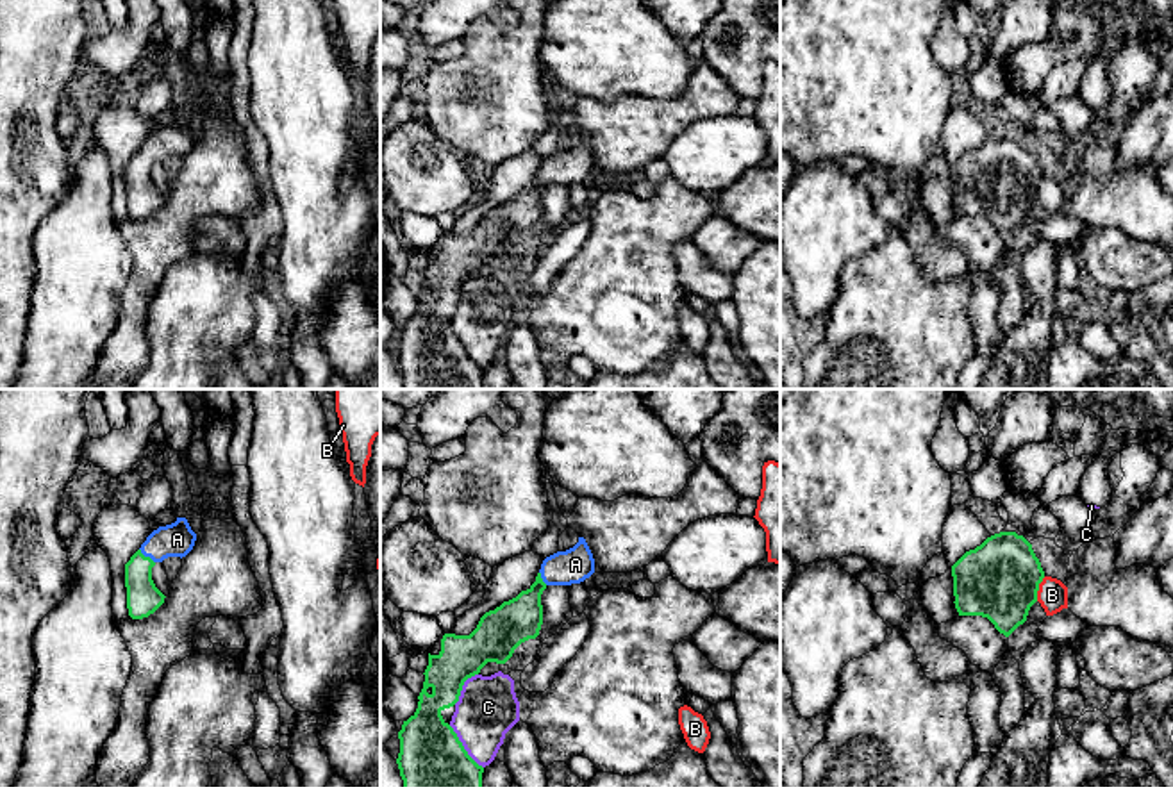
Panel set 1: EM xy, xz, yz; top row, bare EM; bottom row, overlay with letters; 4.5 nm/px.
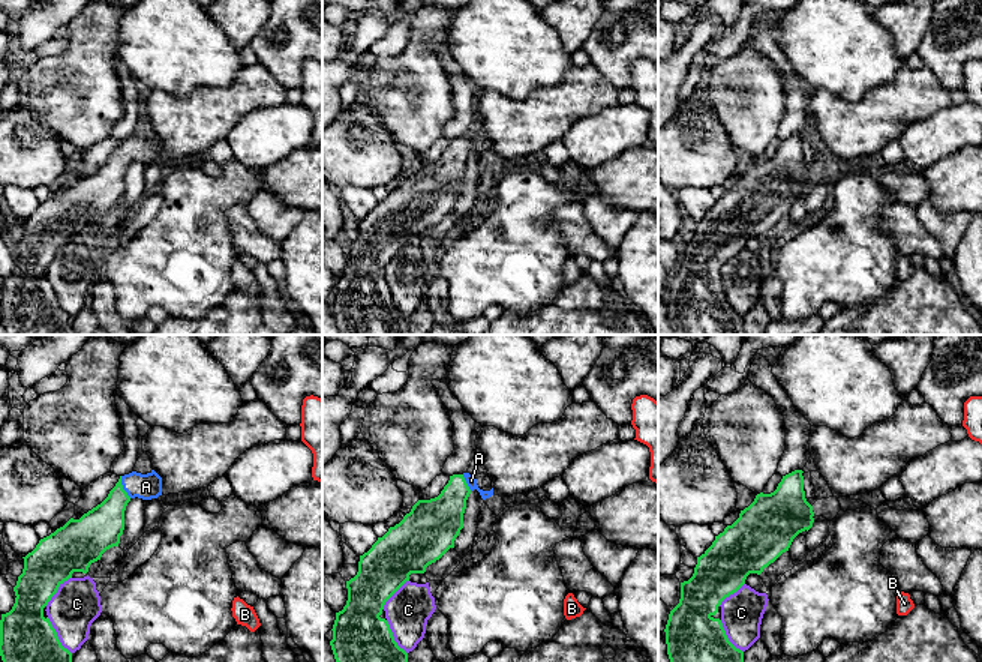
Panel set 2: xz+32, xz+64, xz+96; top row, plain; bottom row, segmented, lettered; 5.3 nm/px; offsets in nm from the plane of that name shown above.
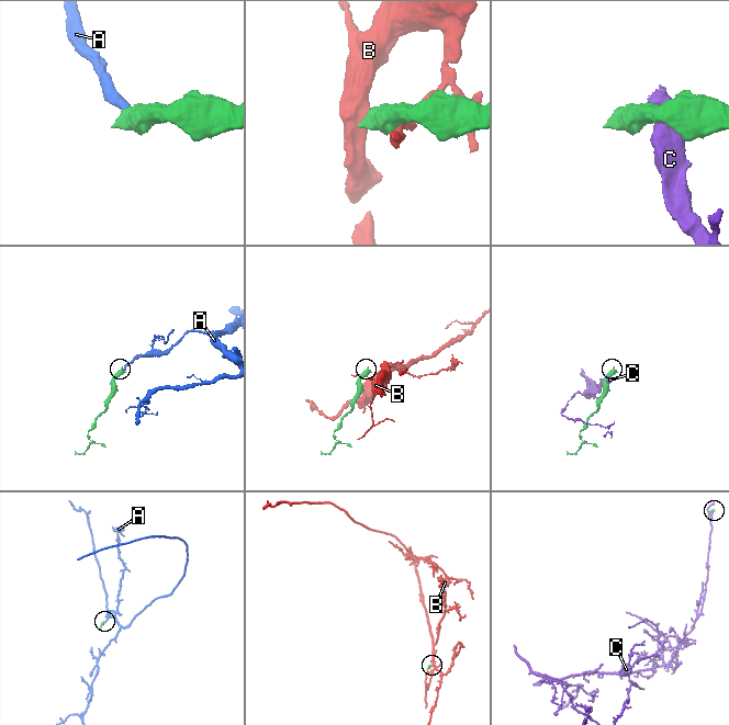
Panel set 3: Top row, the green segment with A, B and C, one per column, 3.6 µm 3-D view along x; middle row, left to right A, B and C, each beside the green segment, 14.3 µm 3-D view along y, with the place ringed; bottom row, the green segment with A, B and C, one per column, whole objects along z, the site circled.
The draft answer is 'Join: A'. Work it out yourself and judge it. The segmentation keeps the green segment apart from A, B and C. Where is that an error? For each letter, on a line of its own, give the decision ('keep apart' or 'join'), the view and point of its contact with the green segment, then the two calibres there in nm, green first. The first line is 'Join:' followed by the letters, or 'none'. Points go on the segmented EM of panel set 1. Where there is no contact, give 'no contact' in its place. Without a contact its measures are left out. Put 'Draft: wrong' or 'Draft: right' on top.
Draft: right
Join: A
A: join; contact xy (147, 557); calibres 160 and 160 nm
B: keep apart; contact yz (1038, 589); calibres 360 and 140 nm
C: keep apart; contact xz (463, 746); calibres 280 and 280 nm

